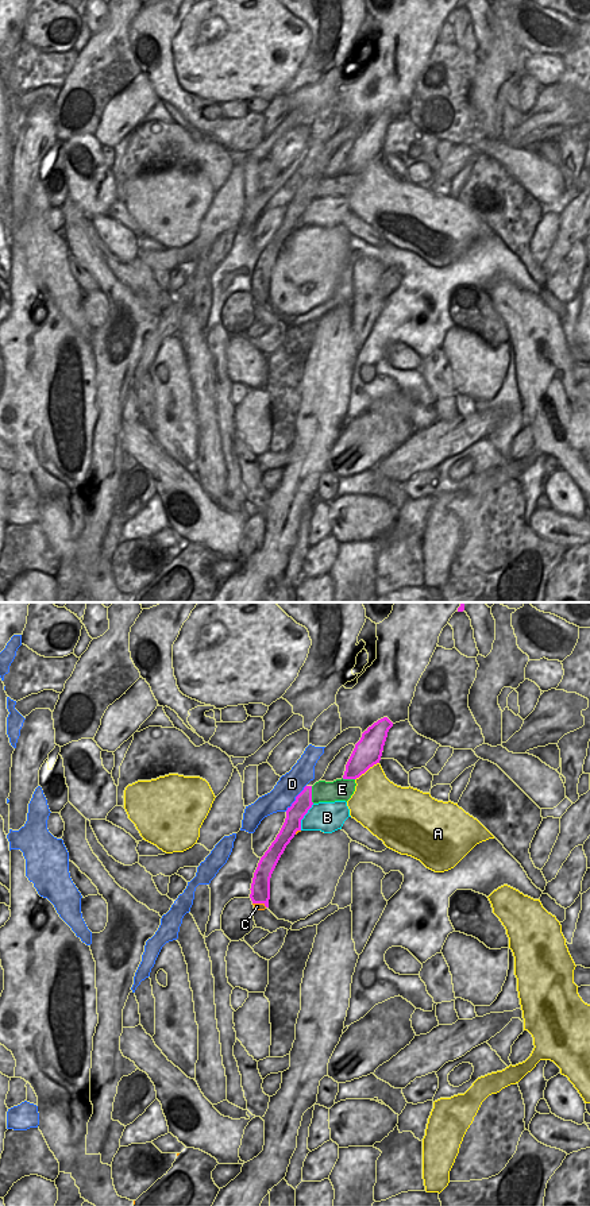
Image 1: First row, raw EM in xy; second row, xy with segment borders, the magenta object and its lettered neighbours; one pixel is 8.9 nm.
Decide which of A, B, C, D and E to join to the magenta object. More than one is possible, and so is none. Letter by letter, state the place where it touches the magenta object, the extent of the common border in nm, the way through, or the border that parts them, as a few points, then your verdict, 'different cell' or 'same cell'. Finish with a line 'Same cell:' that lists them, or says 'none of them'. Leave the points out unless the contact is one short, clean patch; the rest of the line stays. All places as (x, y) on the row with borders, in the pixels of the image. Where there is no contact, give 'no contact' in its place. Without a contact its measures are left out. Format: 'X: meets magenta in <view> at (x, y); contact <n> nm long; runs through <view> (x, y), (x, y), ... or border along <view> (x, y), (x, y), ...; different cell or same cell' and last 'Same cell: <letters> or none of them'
A: meets magenta in xy at (366, 770); contact 260 nm long; different cell
B: meets magenta in xy at (303, 817); contact 260 nm long; different cell
C: meets magenta in xy at (259, 902); contact 140 nm long; different cell
D: meets magenta in xy at (296, 798); contact 300 nm long; border along xy (305, 785), (285, 810); different cell
E: meets magenta in xy at (311, 794); contact 160 nm long; different cell
Same cell: none of them

